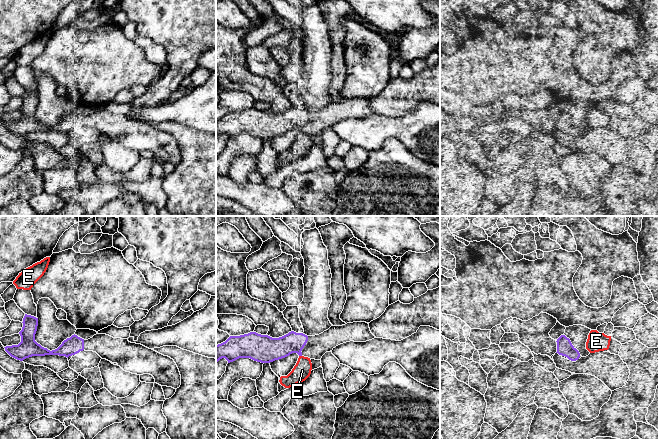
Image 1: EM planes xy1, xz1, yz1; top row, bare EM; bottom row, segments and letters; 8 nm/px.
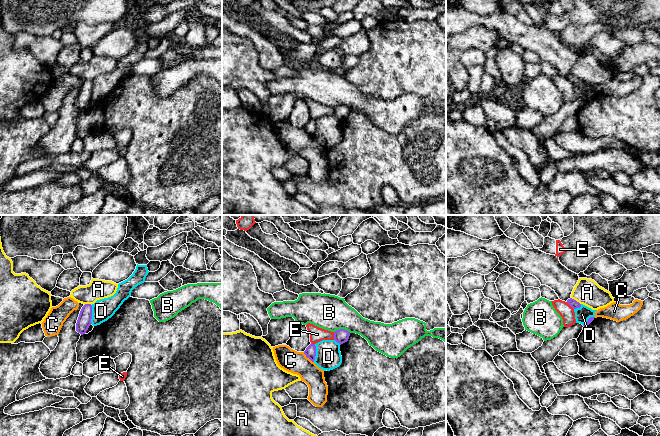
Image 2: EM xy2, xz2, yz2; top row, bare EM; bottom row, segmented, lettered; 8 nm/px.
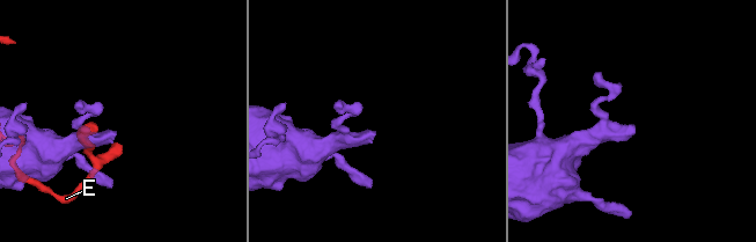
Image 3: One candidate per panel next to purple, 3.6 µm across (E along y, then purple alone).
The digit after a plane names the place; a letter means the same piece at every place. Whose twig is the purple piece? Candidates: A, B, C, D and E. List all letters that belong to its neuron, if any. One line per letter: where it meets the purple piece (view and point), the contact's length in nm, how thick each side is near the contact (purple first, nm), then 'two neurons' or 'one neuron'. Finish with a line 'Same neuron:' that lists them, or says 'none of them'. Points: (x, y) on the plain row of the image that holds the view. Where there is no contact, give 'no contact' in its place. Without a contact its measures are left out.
A: yz2 (575, 76) | 100 nm | 70/200 nm | two neurons
B: xz2 (342, 105) | 140 nm | 120/280 nm | two neurons
C: xz2 (308, 133) | 120 nm | 90/180 nm | two neurons
D: xy2 (91, 90) | 150 nm | 110/170 nm | two neurons
E: xz2 (334, 112) | 60 nm | 120/120 nm | two neurons
Same neuron: none of them

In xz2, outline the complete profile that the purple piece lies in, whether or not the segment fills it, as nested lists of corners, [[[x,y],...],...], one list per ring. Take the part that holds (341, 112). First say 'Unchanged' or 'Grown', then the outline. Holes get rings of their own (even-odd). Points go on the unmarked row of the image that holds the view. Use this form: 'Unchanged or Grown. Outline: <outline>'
Unchanged. Outline: [[[339,105],[334,108],[334,116],[340,121],[347,118],[350,112],[350,108],[345,105]]]

